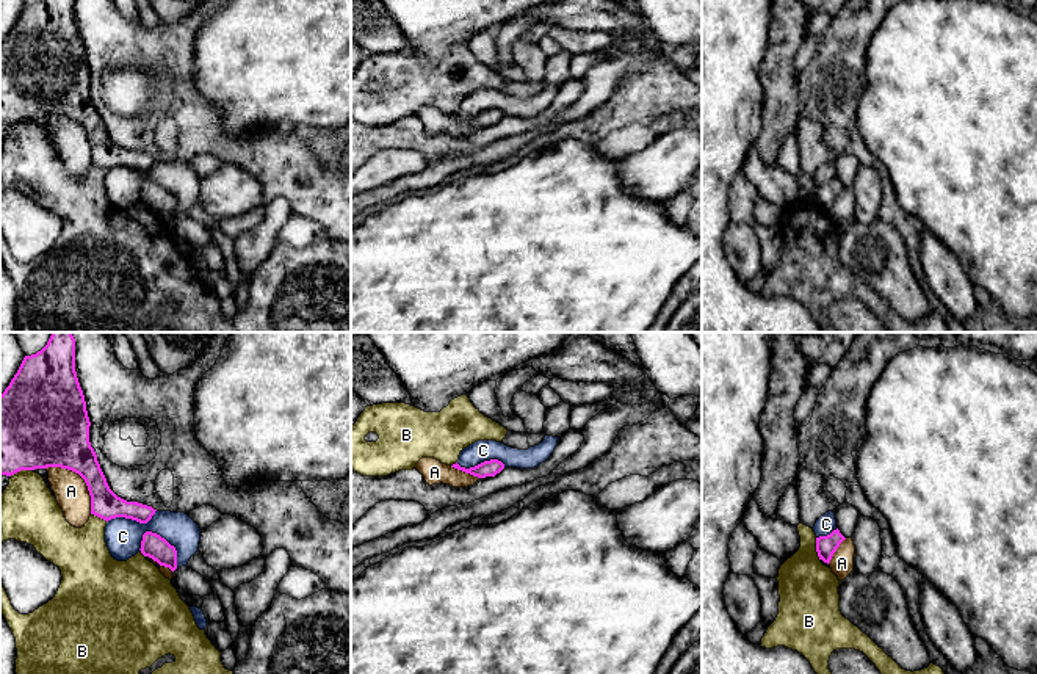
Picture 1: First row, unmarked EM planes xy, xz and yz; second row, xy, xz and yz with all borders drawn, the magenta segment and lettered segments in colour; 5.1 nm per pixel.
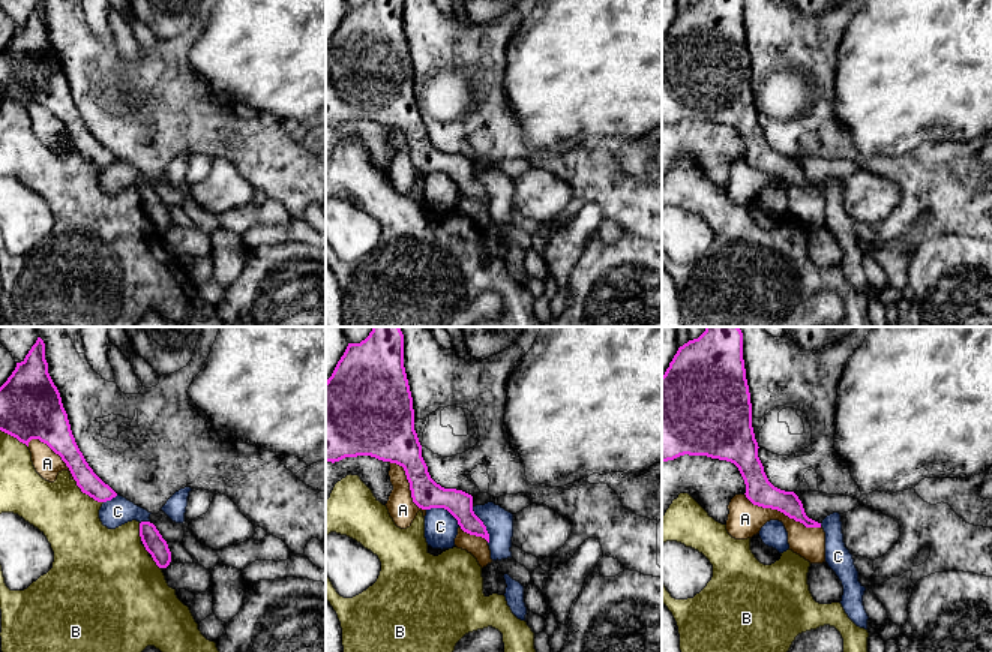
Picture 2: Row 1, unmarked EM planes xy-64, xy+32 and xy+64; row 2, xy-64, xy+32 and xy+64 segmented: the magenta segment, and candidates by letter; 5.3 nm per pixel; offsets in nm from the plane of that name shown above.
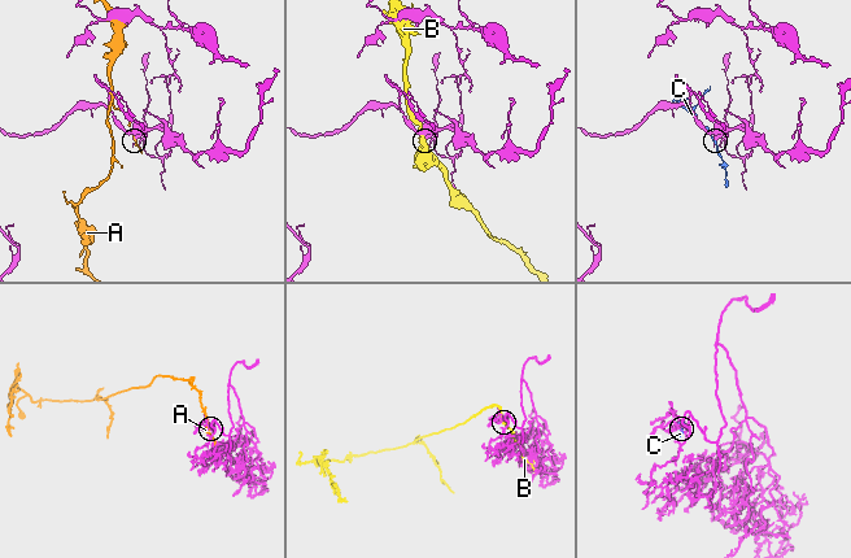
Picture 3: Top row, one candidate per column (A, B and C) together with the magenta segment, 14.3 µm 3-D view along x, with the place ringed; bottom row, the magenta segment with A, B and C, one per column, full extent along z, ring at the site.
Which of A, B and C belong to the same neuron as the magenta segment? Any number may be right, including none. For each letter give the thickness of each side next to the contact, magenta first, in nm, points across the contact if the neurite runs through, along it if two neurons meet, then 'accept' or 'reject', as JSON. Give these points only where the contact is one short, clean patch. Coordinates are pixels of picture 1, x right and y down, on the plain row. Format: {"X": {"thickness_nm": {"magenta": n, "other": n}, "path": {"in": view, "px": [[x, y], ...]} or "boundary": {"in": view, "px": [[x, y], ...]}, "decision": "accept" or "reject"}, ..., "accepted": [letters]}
{"A": {"thickness_nm": {"magenta": 320, "other": 170}, "decision": "reject"}, "B": {"thickness_nm": {"magenta": 110, "other": 300}, "decision": "reject"}, "C": {"thickness_nm": {"magenta": 120, "other": 190}, "boundary": {"in": "xy", "px": [[146, 179], [158, 182], [174, 196], [177, 215]]}, "decision": "reject"}, "accepted": []}

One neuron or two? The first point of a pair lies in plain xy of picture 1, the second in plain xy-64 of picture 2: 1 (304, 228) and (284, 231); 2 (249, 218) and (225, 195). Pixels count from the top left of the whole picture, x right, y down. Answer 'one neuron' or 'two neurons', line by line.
1: one neuron
2: two neurons

